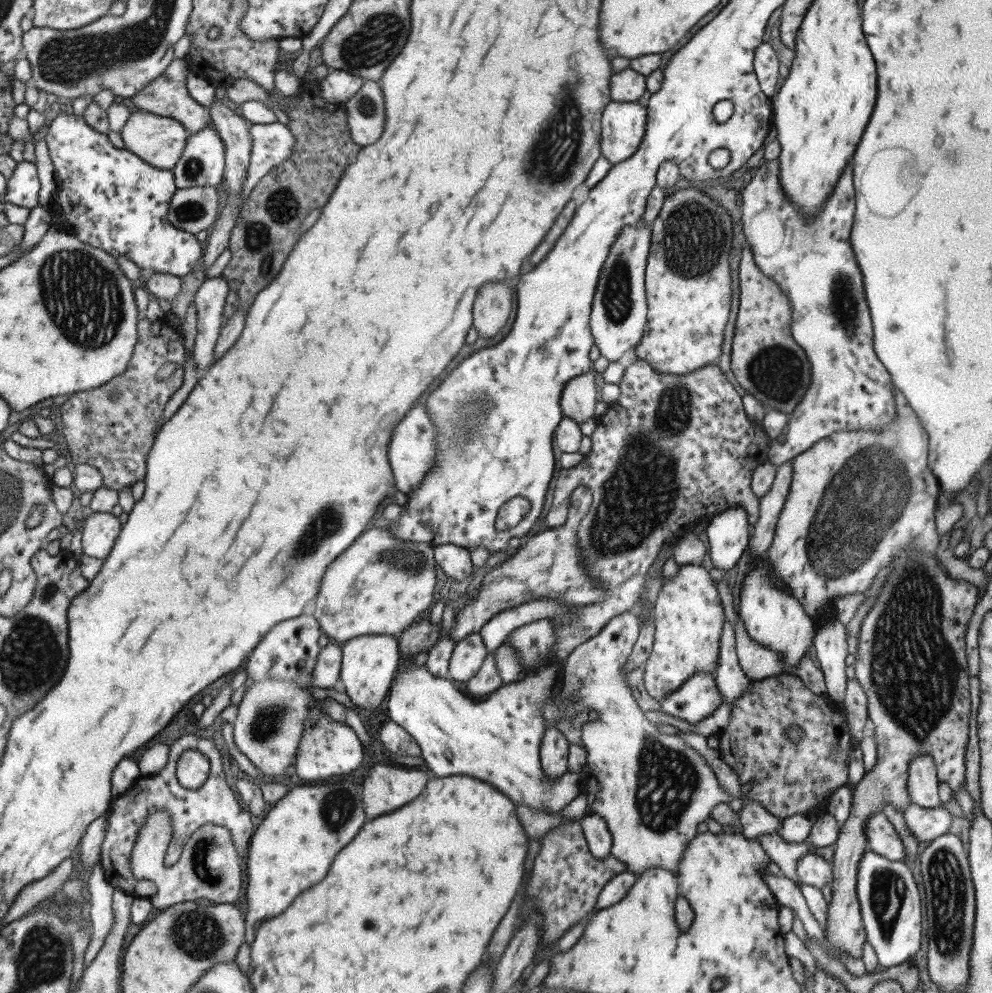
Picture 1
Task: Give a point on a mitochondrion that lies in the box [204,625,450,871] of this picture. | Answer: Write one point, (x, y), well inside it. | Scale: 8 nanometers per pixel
(337, 807)

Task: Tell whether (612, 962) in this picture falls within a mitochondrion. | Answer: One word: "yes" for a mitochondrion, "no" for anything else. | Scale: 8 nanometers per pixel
no

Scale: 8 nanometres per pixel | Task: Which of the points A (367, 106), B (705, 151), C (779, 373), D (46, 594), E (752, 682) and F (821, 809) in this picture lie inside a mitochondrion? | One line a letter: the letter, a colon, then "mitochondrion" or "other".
A: mitochondrion
B: other
C: mitochondrion
D: mitochondrion
E: other
F: other

